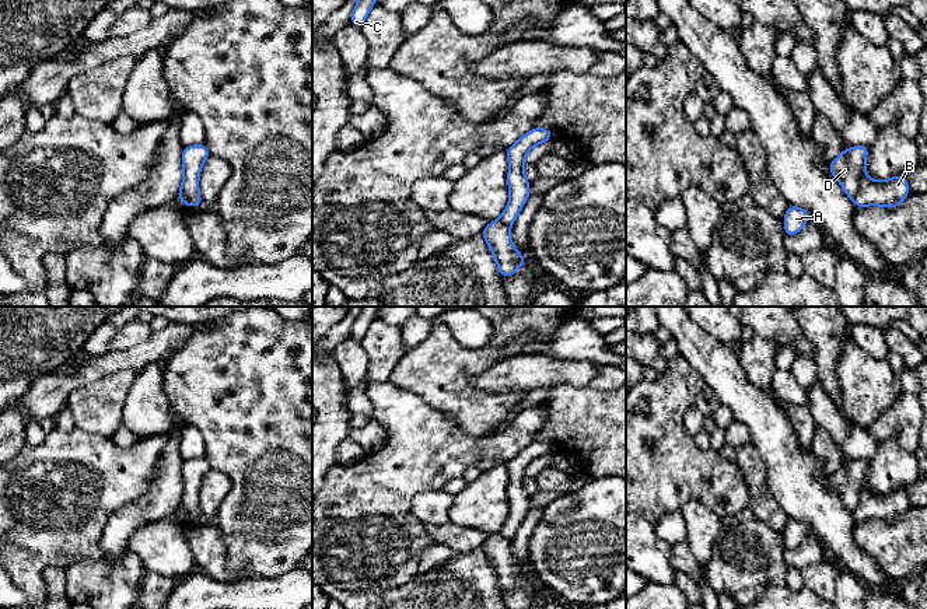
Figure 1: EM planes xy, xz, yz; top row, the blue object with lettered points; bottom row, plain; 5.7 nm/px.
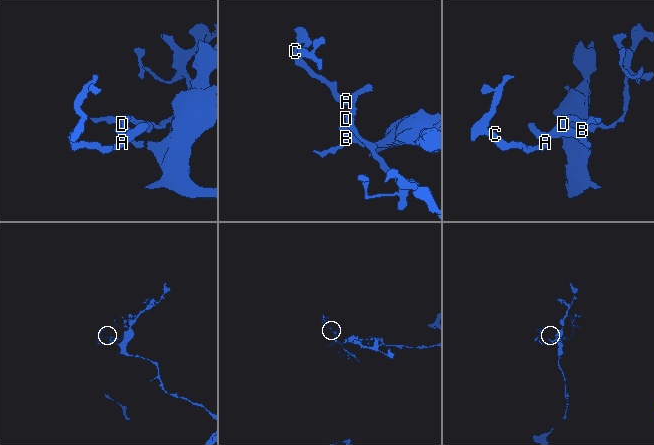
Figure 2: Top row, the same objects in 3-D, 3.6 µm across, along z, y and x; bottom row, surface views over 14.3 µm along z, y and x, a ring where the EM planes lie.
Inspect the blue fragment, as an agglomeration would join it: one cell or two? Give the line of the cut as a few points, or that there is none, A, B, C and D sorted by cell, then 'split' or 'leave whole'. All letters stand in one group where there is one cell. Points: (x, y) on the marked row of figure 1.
cut in yz along (864, 172), (853, 199); A C D / B; split

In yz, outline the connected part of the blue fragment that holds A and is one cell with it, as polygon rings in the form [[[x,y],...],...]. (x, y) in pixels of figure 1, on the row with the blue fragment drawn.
[[[788,203],[786,216],[783,218],[786,237],[794,237],[798,234],[809,218],[811,216],[805,209]]]

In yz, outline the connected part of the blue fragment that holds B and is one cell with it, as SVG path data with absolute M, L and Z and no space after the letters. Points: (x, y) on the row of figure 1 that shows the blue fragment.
M864 174L853 203L856 209L865 206L896 209L907 197L909 192L905 175L895 175L888 181L872 181Z

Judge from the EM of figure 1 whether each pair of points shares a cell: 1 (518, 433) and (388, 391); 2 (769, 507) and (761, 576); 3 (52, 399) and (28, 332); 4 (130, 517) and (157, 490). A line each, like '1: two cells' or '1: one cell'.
1: one cell
2: two cells
3: two cells
4: one cell

